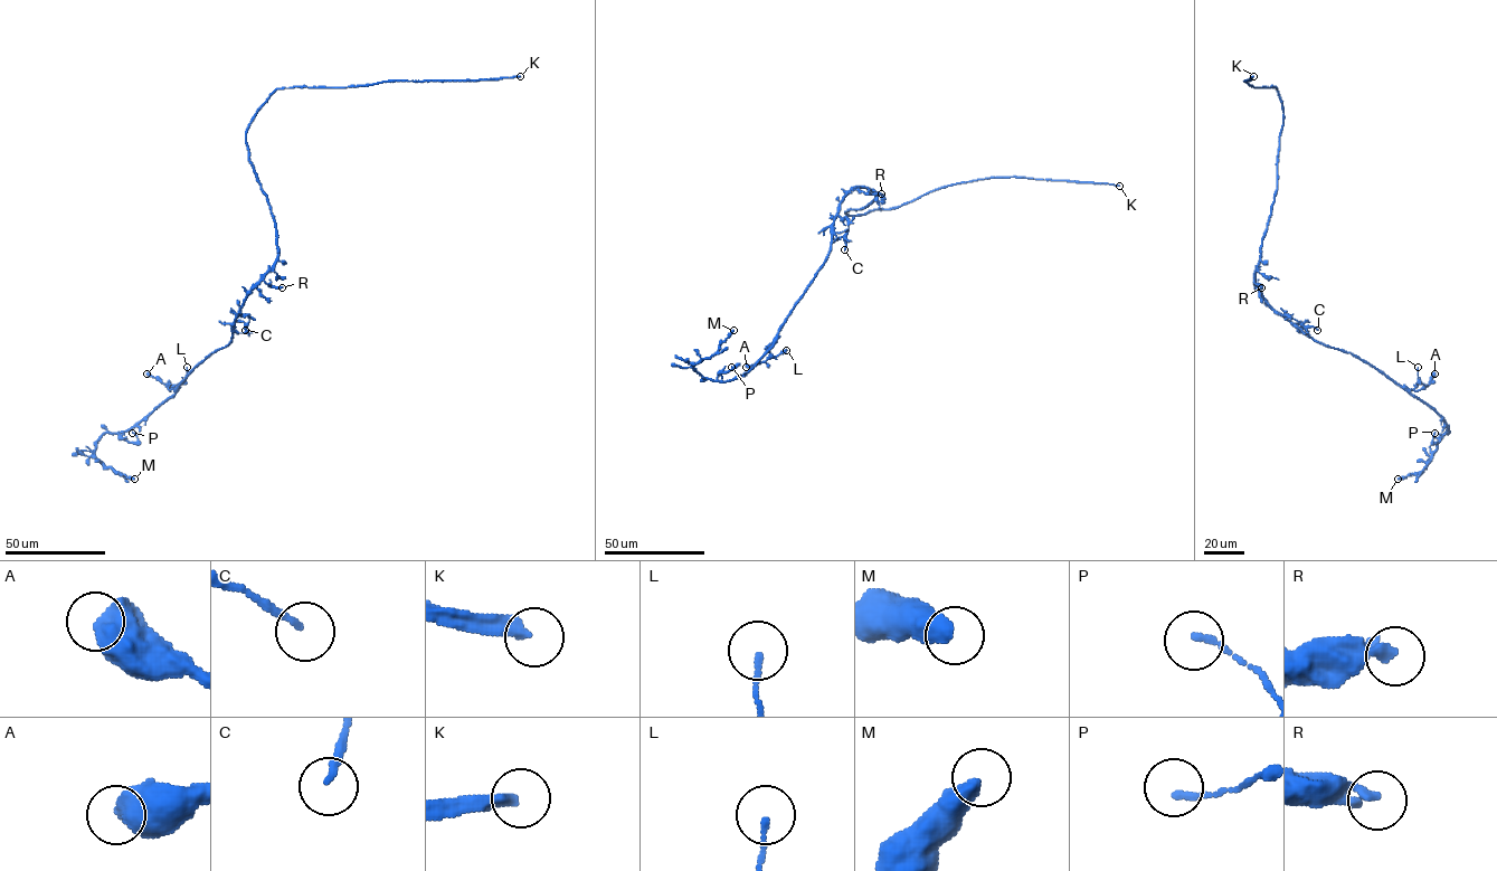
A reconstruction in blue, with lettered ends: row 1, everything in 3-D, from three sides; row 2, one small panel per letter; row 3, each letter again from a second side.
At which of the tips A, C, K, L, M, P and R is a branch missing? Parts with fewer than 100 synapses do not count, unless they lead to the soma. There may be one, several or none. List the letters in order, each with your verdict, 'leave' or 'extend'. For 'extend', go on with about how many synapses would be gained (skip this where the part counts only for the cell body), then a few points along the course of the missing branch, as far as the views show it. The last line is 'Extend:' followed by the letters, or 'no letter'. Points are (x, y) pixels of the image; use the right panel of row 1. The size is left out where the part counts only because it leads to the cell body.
A: leave
C: leave
K: extend; about 1000 synapses; missing branch runs (1253, 76), (1260, 69), (1251, 67), (1244, 74), (1240, 73), (1268, 69), (1269, 81), (1265, 47), (1269, 55)
L: leave
M: leave
P: leave
R: leave
Extend: K

